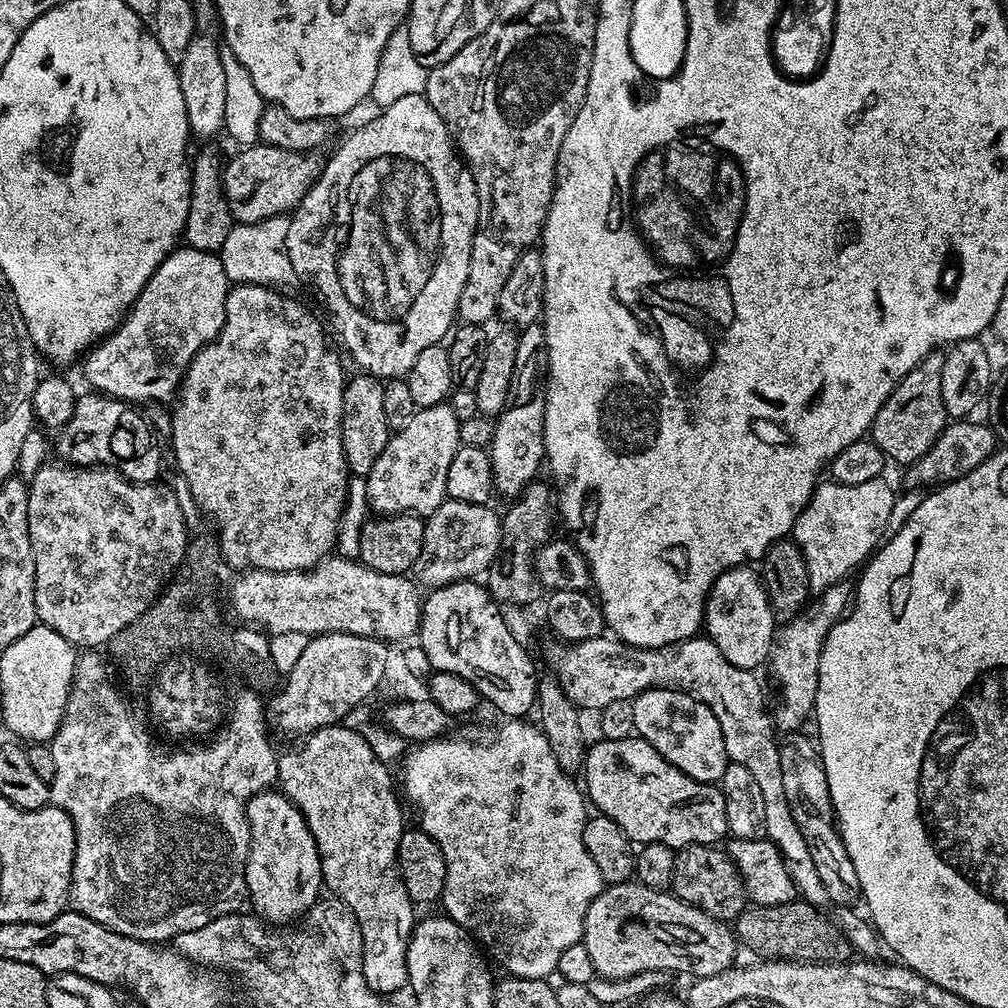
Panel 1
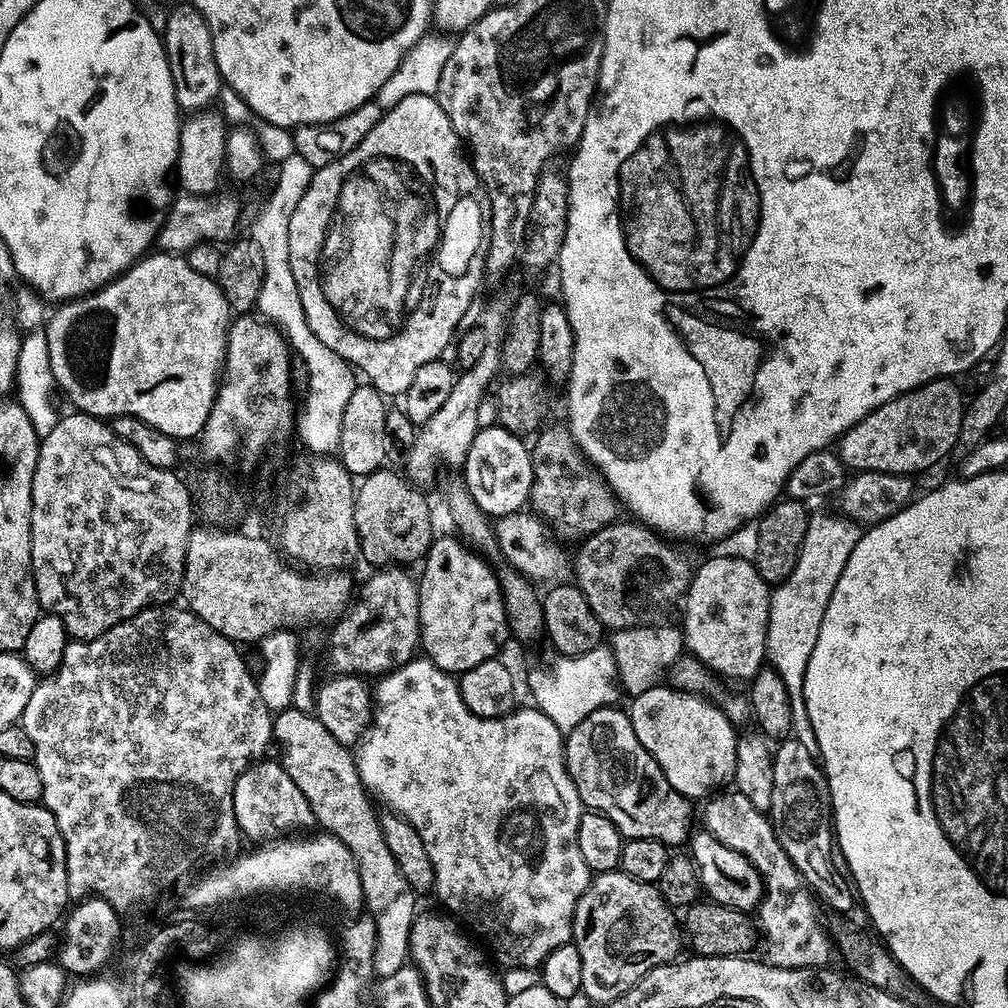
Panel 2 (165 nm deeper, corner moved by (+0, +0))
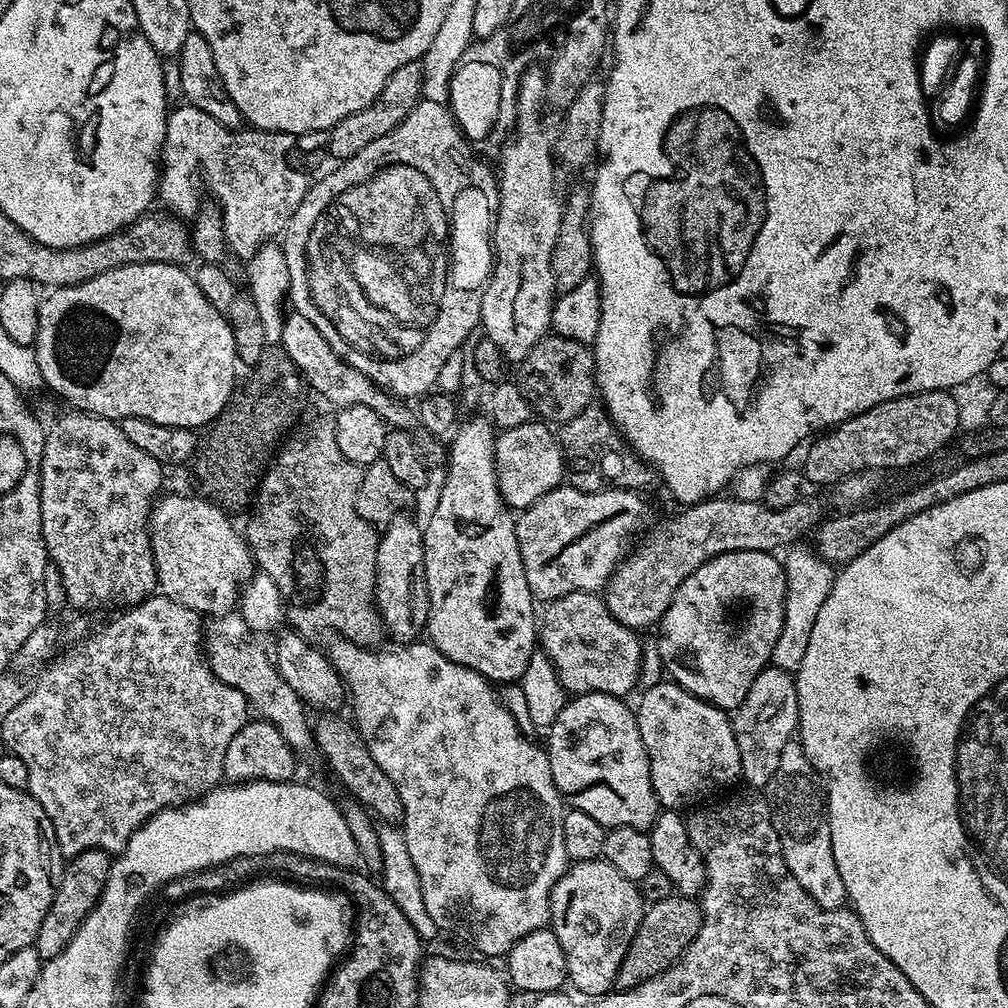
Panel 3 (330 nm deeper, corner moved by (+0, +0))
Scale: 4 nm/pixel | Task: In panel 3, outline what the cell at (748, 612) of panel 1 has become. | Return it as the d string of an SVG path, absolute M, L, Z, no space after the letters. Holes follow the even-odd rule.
M723 552L720 556L716 556L704 563L697 572L692 572L684 579L682 586L678 586L678 590L666 610L666 614L660 619L658 625L663 671L670 677L671 683L677 684L679 688L686 689L690 694L697 696L699 700L705 700L707 704L712 704L715 708L735 710L740 707L741 702L746 698L746 694L754 682L754 678L758 678L758 674L769 667L772 651L774 650L774 642L778 642L778 638L782 634L786 578L784 577L783 563L779 559L775 560L776 558L771 552Z

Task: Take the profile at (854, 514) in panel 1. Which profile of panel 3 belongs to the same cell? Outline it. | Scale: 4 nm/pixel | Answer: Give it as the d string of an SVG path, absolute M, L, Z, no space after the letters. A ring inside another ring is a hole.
M793 547L787 553L789 556L783 557L782 560L786 578L784 617L782 634L778 642L774 642L771 658L771 663L775 667L793 674L802 666L802 658L806 658L806 646L810 646L810 630L814 630L814 618L818 618L818 610L822 610L822 602L826 602L826 598L832 592L834 579L833 565L821 558L811 547L800 547Z

